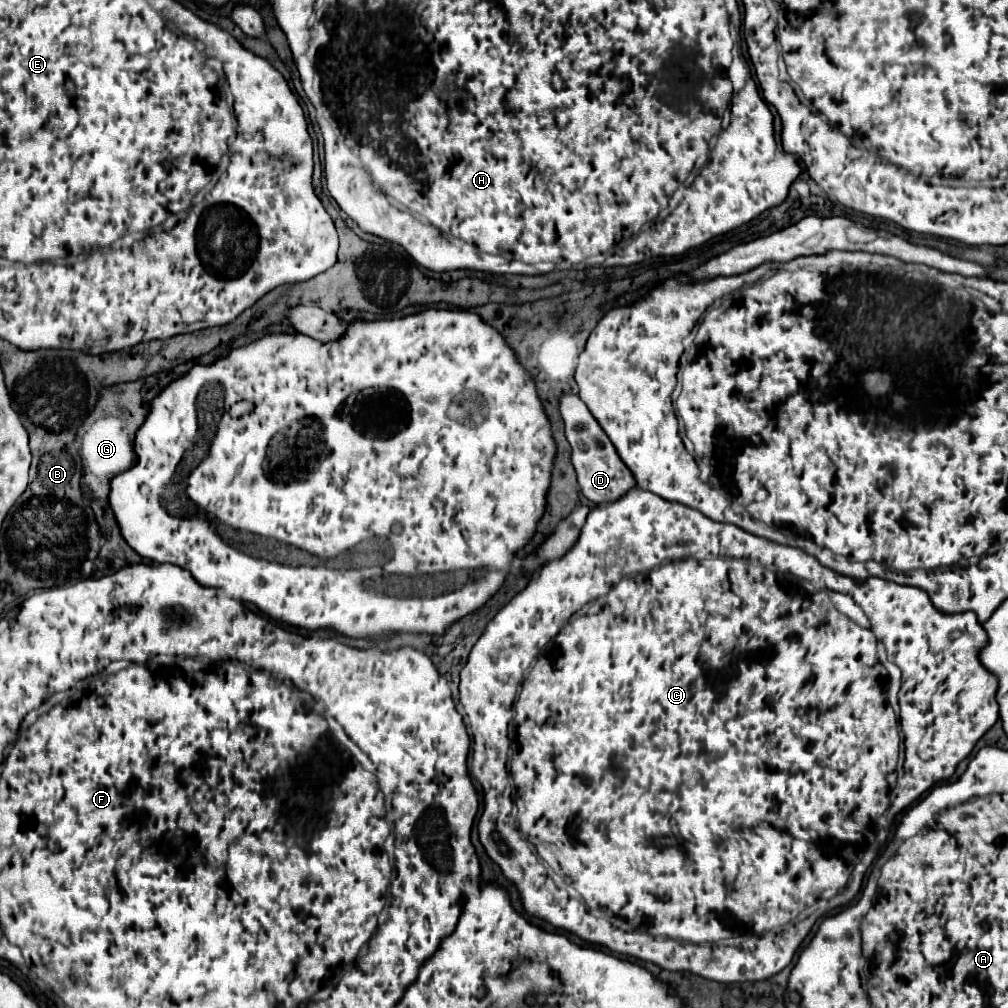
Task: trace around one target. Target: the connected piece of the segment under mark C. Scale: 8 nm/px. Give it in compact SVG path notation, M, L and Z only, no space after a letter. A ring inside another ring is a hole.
M634 488L634 490L630 490L626 496L622 496L622 498L616 500L616 502L610 502L610 504L602 504L602 506L592 508L592 512L590 512L588 518L586 518L586 524L584 524L584 528L582 528L582 532L580 532L576 544L568 550L568 554L564 554L564 556L560 556L560 558L556 558L556 560L544 564L542 570L528 582L528 586L526 586L520 594L516 594L516 596L512 598L512 602L508 602L508 604L494 616L494 620L486 626L484 634L480 636L480 640L474 644L468 662L466 662L466 666L462 668L462 672L460 672L459 701L460 704L464 706L464 712L467 716L466 729L471 738L472 762L470 774L480 782L480 786L482 786L482 790L484 790L484 812L482 812L480 822L478 822L480 842L482 842L482 846L486 848L486 854L502 868L502 874L518 888L520 902L522 902L524 910L526 910L530 916L540 918L540 920L552 924L554 928L568 930L568 932L576 934L578 938L582 938L582 940L588 942L588 944L600 944L600 946L610 948L612 952L628 954L628 956L634 956L634 958L640 958L640 960L658 964L660 968L672 970L672 972L692 972L692 974L698 974L698 976L702 976L702 978L716 980L716 982L724 982L724 984L730 984L730 982L758 982L758 980L766 980L766 978L778 974L780 970L784 970L784 968L792 962L792 958L794 958L798 946L800 946L802 940L808 936L808 932L812 930L812 926L814 926L814 922L816 922L818 918L822 918L826 912L830 912L830 910L834 910L834 908L840 908L840 906L850 904L850 902L856 898L856 894L860 893L864 874L866 874L866 870L869 870L872 866L878 853L877 851L870 849L863 855L858 866L856 866L856 862L858 862L858 854L862 852L862 848L864 848L866 844L874 842L874 838L876 838L876 820L888 810L888 814L884 814L884 824L882 824L884 834L888 834L888 830L890 830L894 818L896 818L902 810L906 810L912 802L916 802L916 800L918 800L926 790L930 790L934 784L938 784L938 782L950 778L950 776L954 774L954 770L956 770L956 764L958 764L960 760L964 760L964 758L970 754L970 750L974 748L974 744L976 744L976 742L994 726L994 722L998 720L998 702L996 702L998 678L996 678L992 672L988 672L988 670L980 664L980 658L978 658L978 656L980 656L980 650L986 646L986 640L988 640L988 636L986 636L984 628L978 624L976 614L972 614L972 612L964 612L964 614L944 614L944 612L940 612L940 610L936 610L936 608L932 606L928 594L926 594L924 590L920 590L920 588L914 588L914 586L900 586L900 584L894 584L894 582L888 582L888 580L880 580L880 578L868 578L864 584L856 584L852 578L834 574L830 568L824 568L816 558L812 558L810 554L806 554L806 552L800 550L800 548L780 546L780 544L768 542L768 540L764 540L764 538L758 538L758 536L754 536L754 534L750 534L750 532L746 532L746 530L734 526L734 524L710 520L710 518L704 516L702 512L696 512L694 508L688 508L688 506L684 506L684 504L680 504L680 502L668 502L668 500L664 500L664 498L660 498L660 496L652 494L652 492L648 492L648 490ZM532 658L536 658L536 664L530 668L530 674L528 674L526 680L522 682L522 674L524 674L524 670L530 666ZM518 684L522 684L522 692L520 692L520 698L518 698L518 702L516 702L516 706L514 706L514 712L512 712L512 702L514 702L514 694L516 694L516 690L518 690ZM894 712L896 715L899 714L898 721L901 734L904 738L905 756L903 764L904 774L902 777L898 778L897 784L896 766L898 766L898 752L900 752L900 734L898 734L898 724L896 724ZM510 718L512 718L514 724L516 724L516 740L514 740L512 754L510 754L510 760L508 760L506 752L508 752L508 746L510 746L510 742L508 742L508 722L510 722ZM508 772L510 772L510 776L512 776L512 780L514 780L514 786L516 786L516 796L518 796L516 800L520 800L520 808L518 808L518 822L520 822L520 826L514 826L514 824L510 822L510 818L512 818L512 816L510 816L510 810L512 810L512 788L508 786ZM550 870L552 870L554 874L558 874L558 876L564 880L564 884L572 886L572 888L578 892L578 894L576 894L578 898L584 898L584 902L588 902L588 910L584 910L584 906L570 904L570 892L556 886L556 882L552 880ZM732 936L744 936L744 942L742 942L740 946L718 946L718 944L714 944L714 942L718 942L718 940L732 938Z

